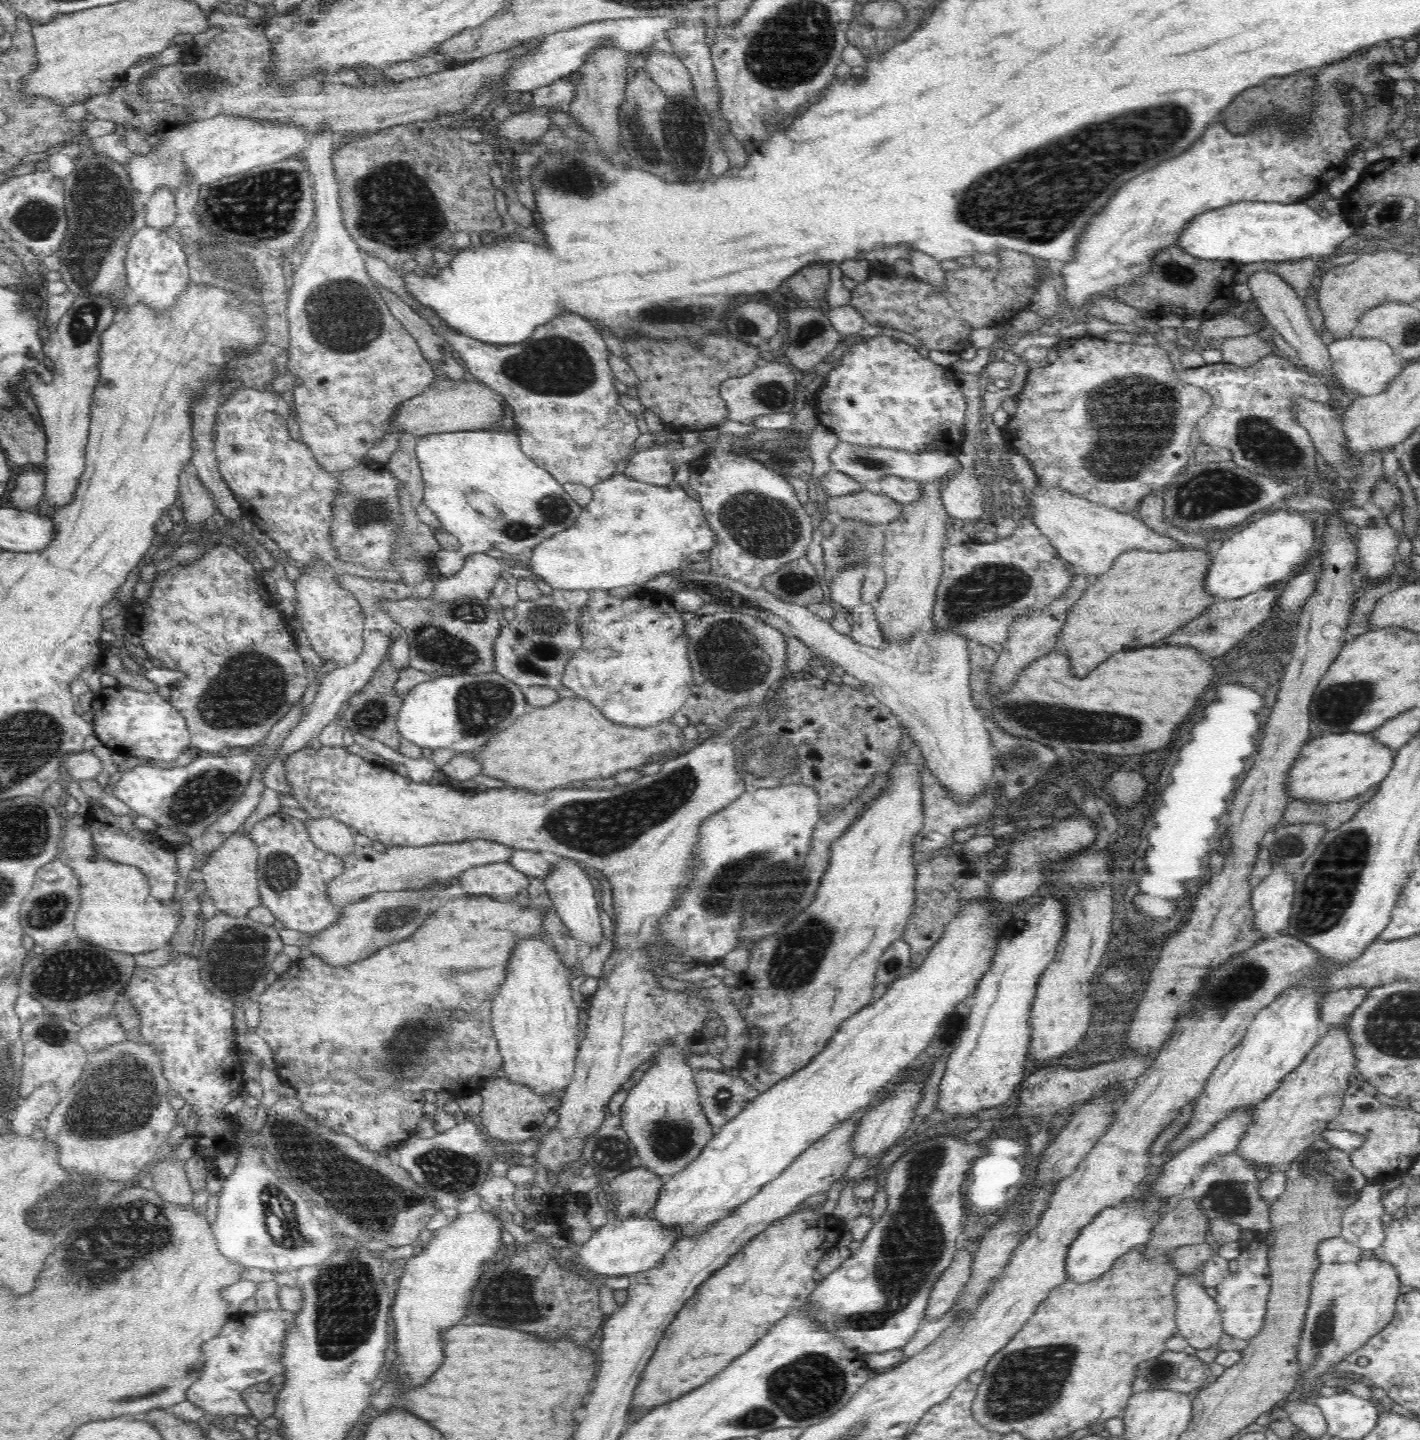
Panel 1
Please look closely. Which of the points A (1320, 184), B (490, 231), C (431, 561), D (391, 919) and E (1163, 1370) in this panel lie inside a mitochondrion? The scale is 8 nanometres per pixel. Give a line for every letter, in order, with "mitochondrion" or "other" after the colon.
A: other
B: other
C: other
D: mitochondrion
E: mitochondrion

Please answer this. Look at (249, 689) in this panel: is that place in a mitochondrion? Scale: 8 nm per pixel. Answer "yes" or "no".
yes

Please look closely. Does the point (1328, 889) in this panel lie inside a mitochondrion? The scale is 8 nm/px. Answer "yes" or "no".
yes

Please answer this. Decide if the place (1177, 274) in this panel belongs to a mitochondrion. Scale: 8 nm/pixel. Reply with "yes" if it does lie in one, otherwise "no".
yes

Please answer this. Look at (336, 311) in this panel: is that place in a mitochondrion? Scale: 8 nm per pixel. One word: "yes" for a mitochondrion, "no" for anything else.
yes

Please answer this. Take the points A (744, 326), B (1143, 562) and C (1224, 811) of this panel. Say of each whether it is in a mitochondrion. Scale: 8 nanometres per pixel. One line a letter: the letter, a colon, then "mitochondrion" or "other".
A: mitochondrion
B: other
C: other

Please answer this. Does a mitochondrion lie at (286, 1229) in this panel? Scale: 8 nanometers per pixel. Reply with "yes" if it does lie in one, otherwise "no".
yes

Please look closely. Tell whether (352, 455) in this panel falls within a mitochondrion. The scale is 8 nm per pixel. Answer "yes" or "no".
no

